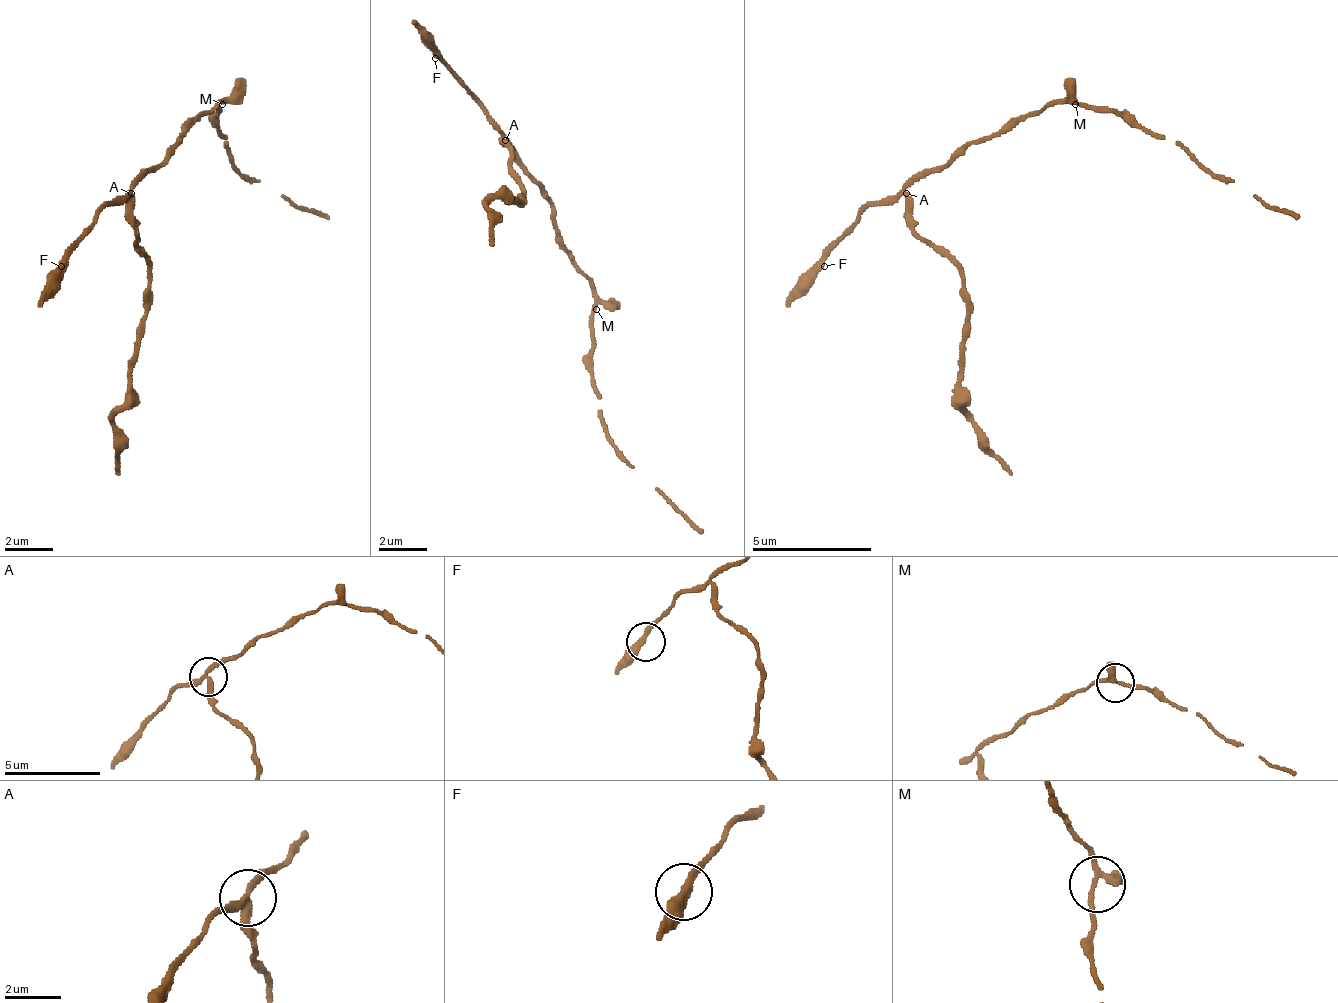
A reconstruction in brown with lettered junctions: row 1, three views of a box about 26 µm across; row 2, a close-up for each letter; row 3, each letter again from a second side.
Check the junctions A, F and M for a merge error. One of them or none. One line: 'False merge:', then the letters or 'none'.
False merge: A

